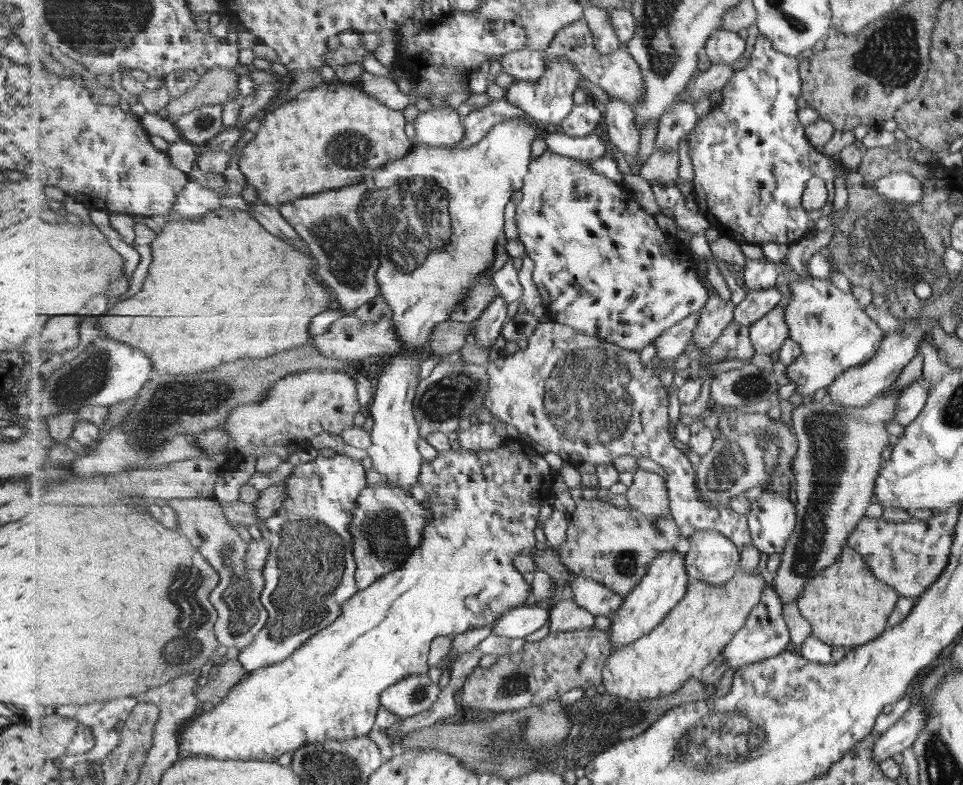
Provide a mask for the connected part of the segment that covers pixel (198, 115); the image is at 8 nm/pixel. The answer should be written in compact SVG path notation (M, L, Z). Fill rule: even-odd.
M223 105L197 108L179 116L174 124L187 142L205 145L225 130Z

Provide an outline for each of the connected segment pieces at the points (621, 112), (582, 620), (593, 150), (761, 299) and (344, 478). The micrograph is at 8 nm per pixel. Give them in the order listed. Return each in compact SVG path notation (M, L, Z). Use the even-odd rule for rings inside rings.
M609 95L606 104L605 124L609 142L623 152L626 161L639 158L641 151L641 132L635 123L635 111L623 100L617 100Z
M566 594L550 610L551 633L573 632L594 626L595 616L581 609L573 600L572 595Z
M555 132L546 136L545 141L547 150L583 161L593 162L610 155L609 144L602 136L574 138L565 133Z
M777 287L761 290L750 290L745 298L736 306L734 320L745 326L753 326L768 312L777 307L783 294Z
M341 454L328 458L317 455L314 460L298 463L282 484L287 487L287 500L283 502L283 508L273 512L271 518L259 524L261 535L271 541L271 552L262 569L265 575L262 603L266 606L270 619L255 638L254 644L240 651L241 665L249 673L289 659L307 640L328 628L329 622L325 622L323 618L327 612L327 594L331 596L343 582L355 582L355 592L360 590L356 582L358 564L353 558L355 542L349 532L349 525L353 521L353 511L359 505L359 497L368 487L367 470L361 464L361 459Z

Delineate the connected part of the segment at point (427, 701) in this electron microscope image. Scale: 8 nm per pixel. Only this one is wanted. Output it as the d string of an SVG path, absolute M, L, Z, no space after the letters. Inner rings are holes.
M415 674L387 688L381 704L403 719L429 711L442 695L441 686L427 674Z

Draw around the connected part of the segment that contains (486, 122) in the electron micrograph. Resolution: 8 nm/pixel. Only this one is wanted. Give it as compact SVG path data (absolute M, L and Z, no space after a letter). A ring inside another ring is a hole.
M498 96L487 106L477 110L471 110L463 117L463 128L465 138L459 144L450 147L453 149L465 150L482 142L487 134L501 122L511 118L525 118L527 112L513 105L509 100Z

